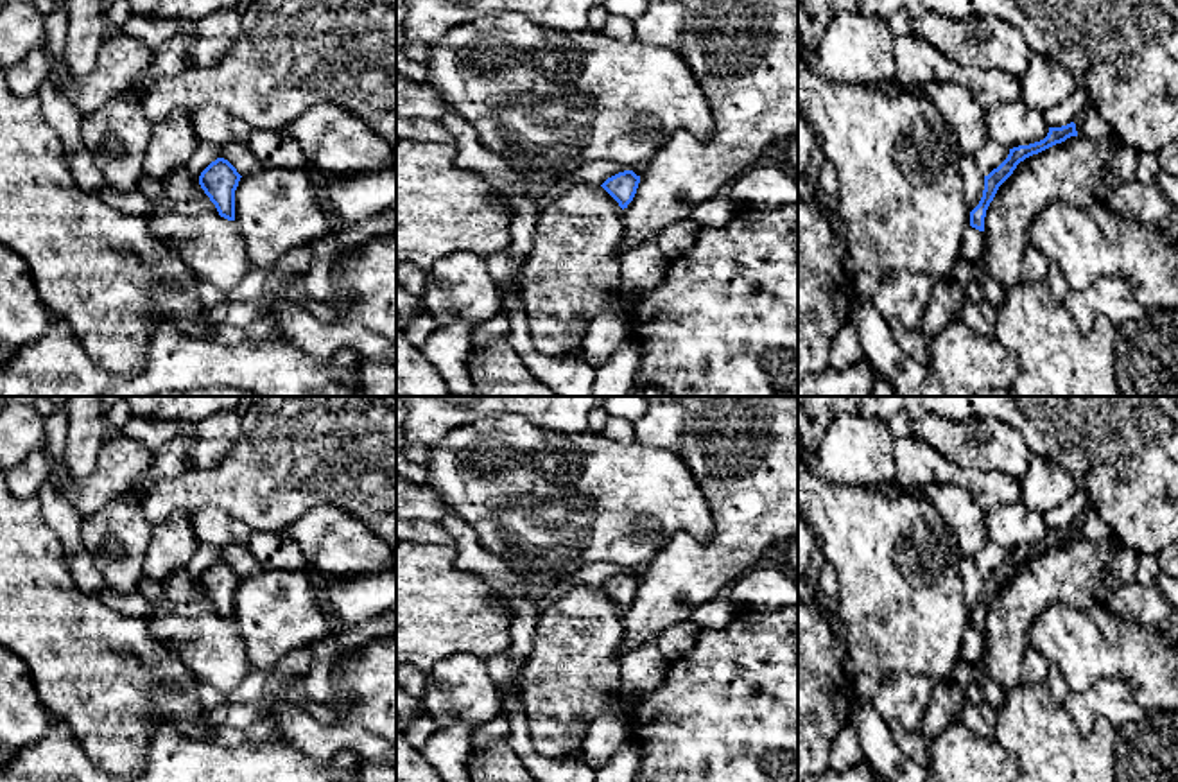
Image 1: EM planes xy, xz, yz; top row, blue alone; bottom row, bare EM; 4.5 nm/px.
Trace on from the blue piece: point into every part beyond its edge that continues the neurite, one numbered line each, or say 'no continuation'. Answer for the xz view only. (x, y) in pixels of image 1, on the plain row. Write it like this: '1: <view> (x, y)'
no continuation

